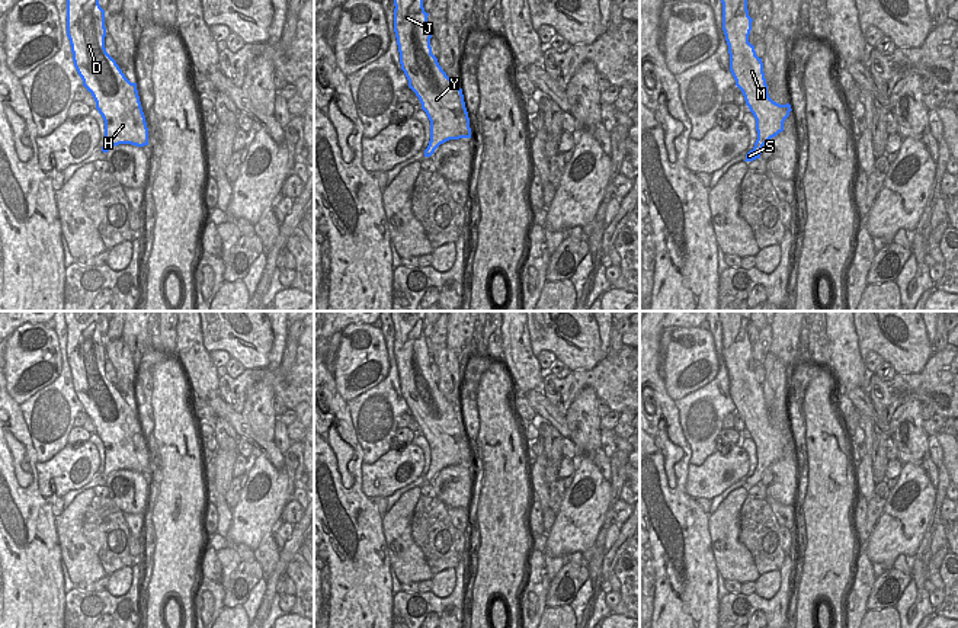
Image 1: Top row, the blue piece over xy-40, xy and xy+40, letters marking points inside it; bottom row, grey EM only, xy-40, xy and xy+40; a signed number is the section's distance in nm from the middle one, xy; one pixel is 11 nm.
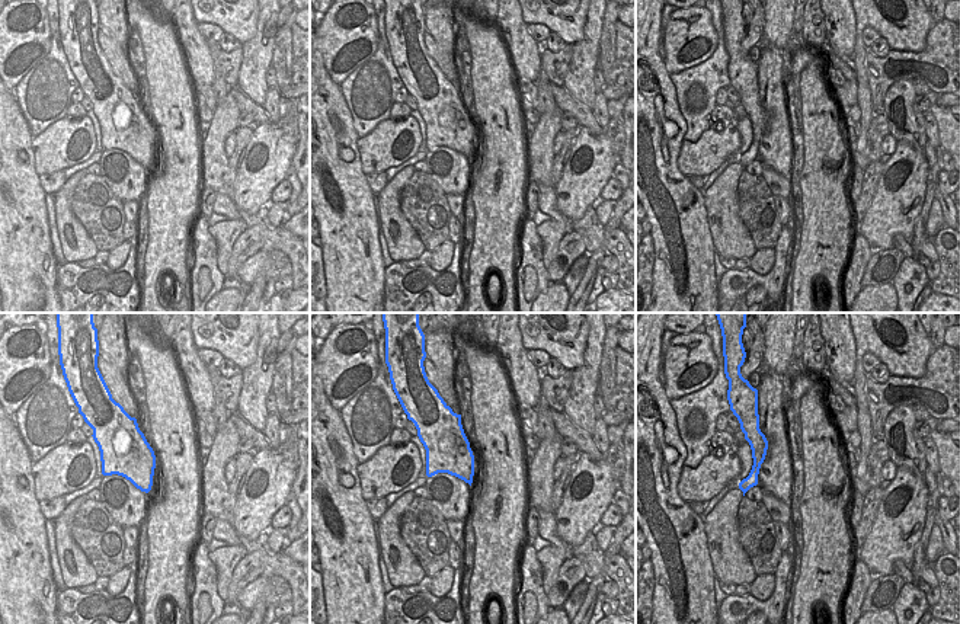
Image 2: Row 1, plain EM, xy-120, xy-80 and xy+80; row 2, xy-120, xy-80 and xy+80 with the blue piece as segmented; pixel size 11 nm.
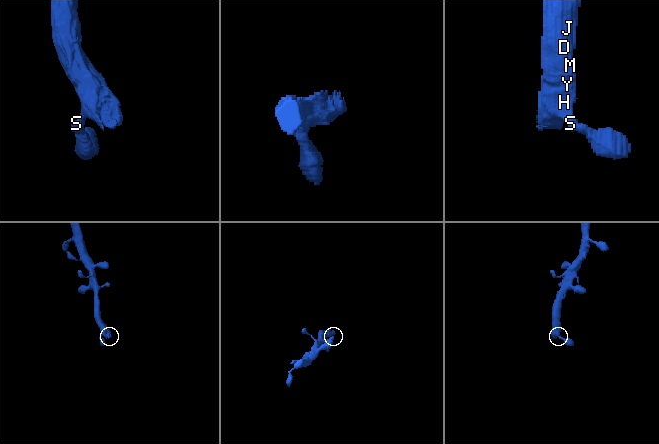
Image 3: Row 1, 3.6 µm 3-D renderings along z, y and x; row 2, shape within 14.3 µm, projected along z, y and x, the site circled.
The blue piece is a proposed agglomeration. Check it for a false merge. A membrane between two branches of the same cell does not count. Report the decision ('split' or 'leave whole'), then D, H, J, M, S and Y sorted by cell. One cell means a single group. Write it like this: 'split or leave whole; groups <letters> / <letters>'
leave whole; groups D H J M S Y

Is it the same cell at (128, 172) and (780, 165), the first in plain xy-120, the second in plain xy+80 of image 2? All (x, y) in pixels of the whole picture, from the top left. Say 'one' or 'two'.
one

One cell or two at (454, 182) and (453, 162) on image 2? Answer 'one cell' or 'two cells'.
one cell

